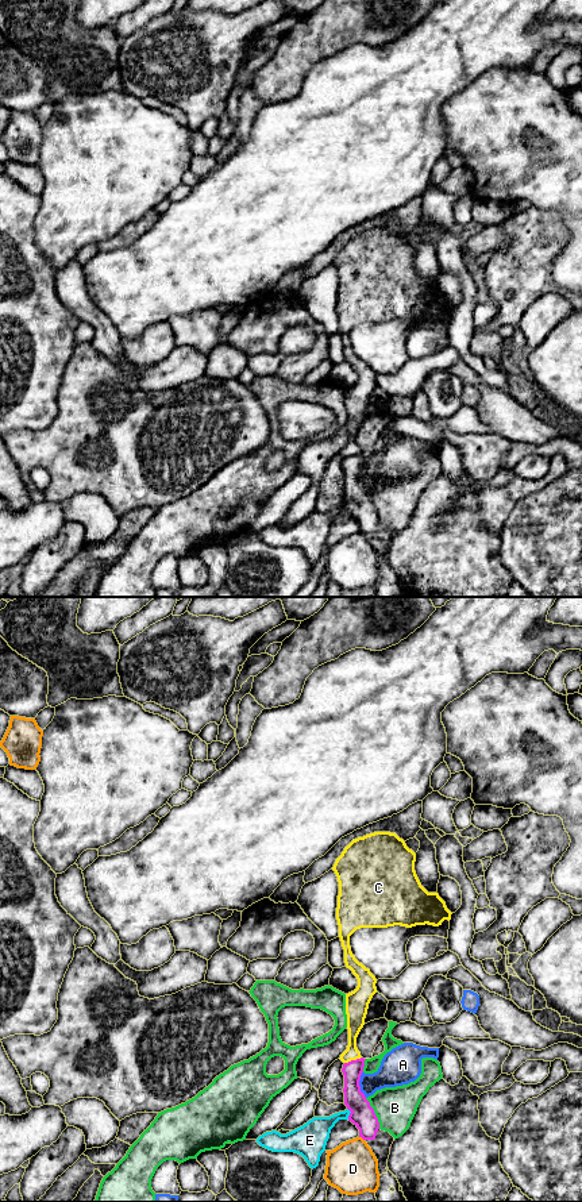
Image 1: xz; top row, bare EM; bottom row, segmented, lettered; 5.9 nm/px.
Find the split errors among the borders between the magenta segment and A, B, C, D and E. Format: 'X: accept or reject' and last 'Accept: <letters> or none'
A: reject
B: reject
C: reject
D: reject
E: reject
Accept: none

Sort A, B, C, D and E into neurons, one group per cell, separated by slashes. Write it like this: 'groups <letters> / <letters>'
groups A / B / C / D / E

